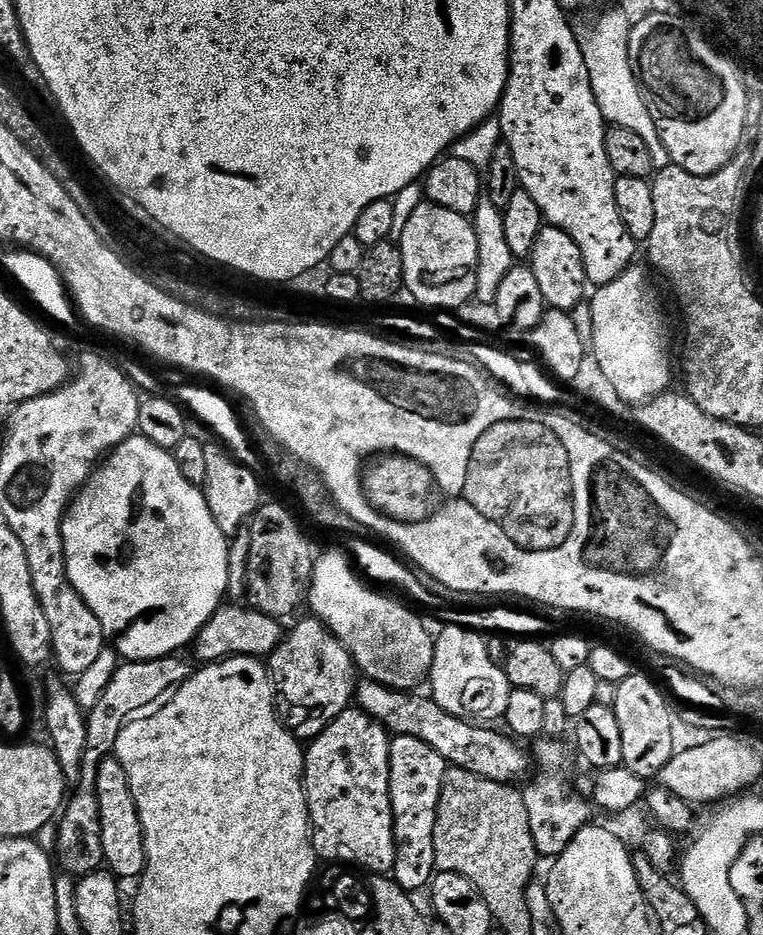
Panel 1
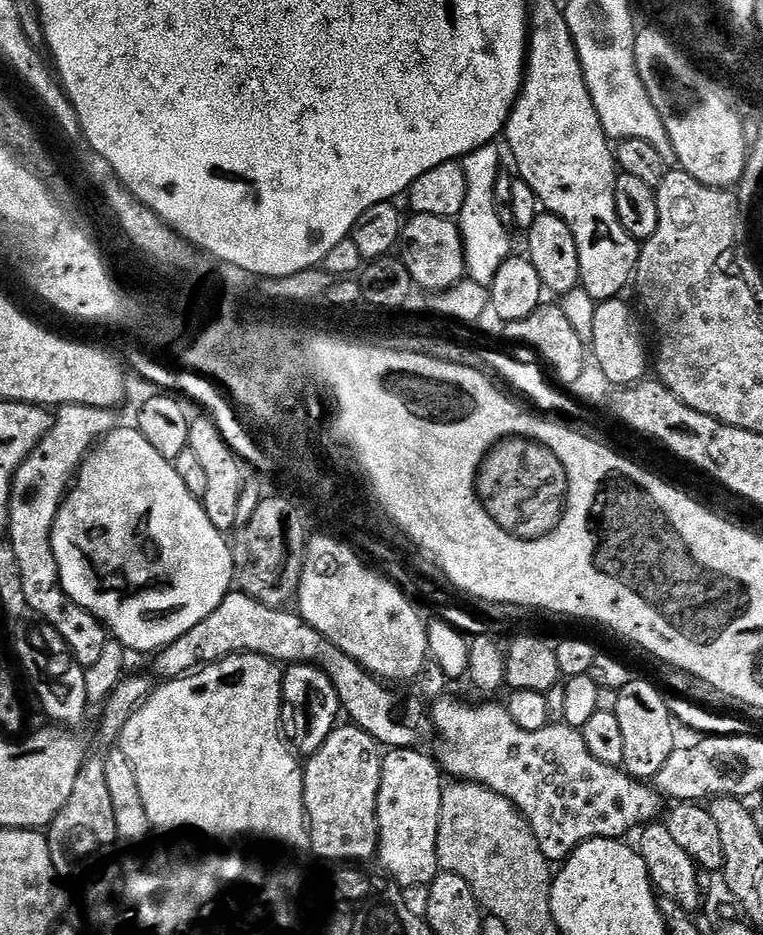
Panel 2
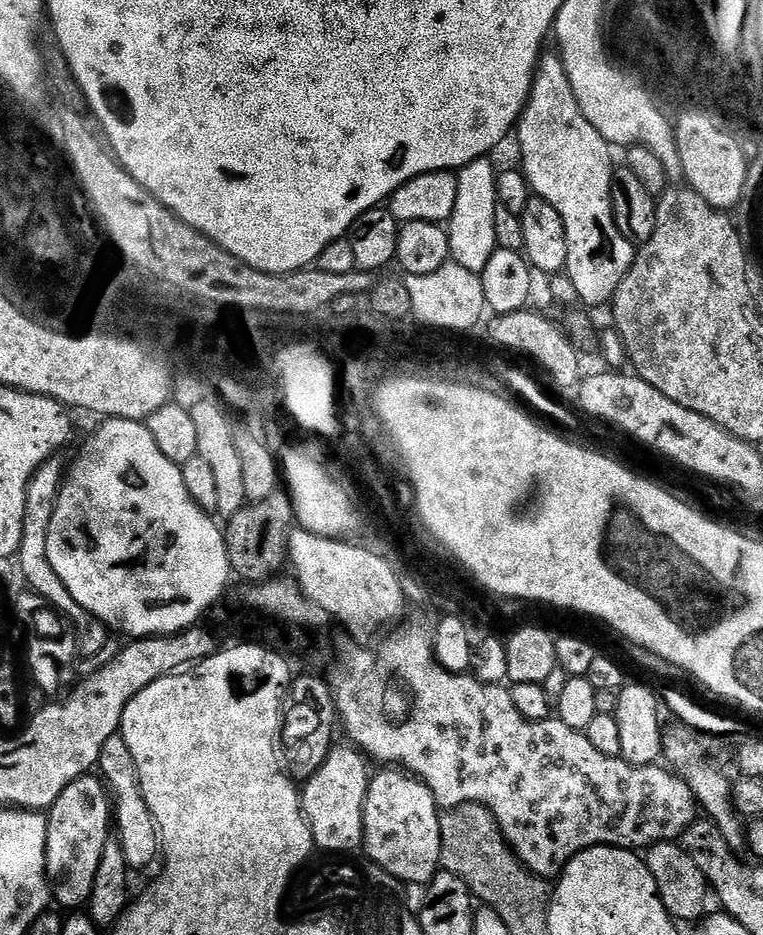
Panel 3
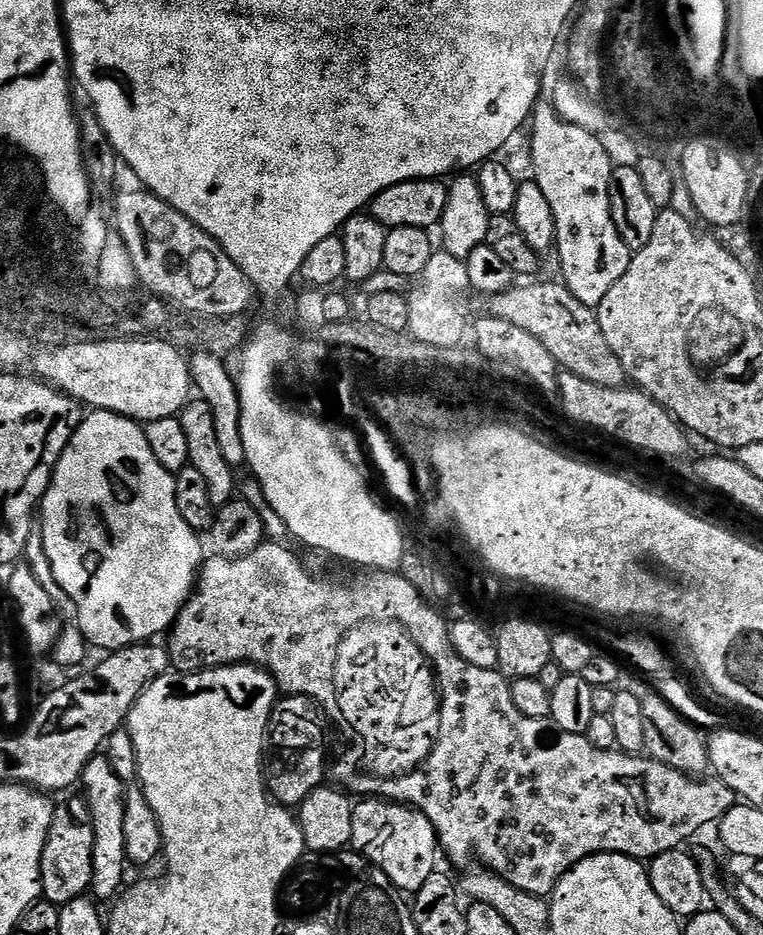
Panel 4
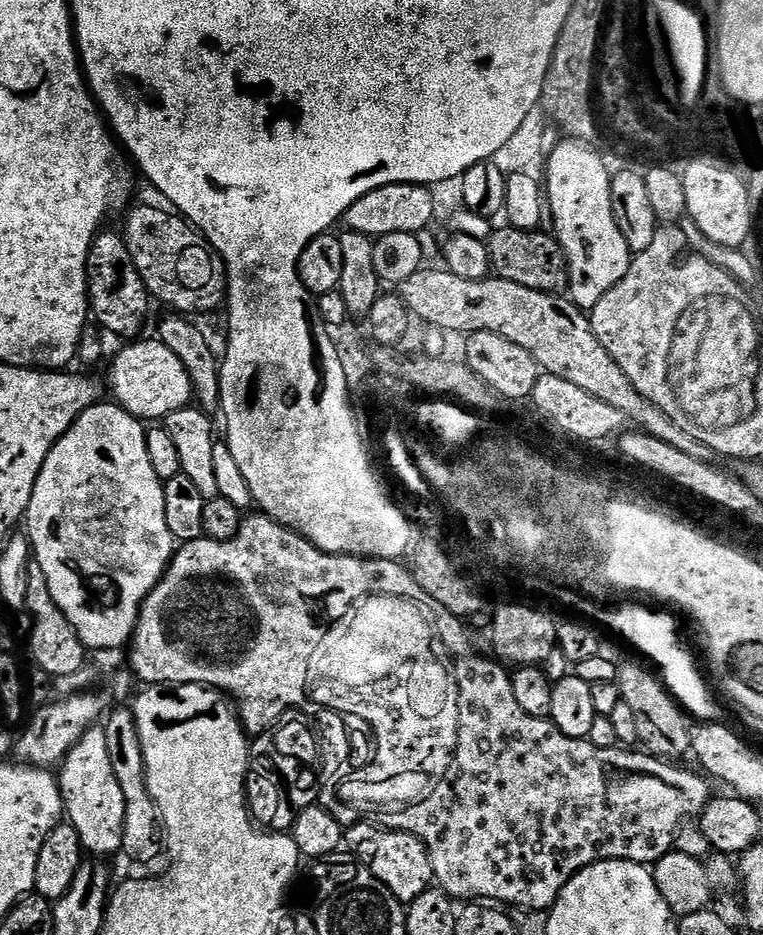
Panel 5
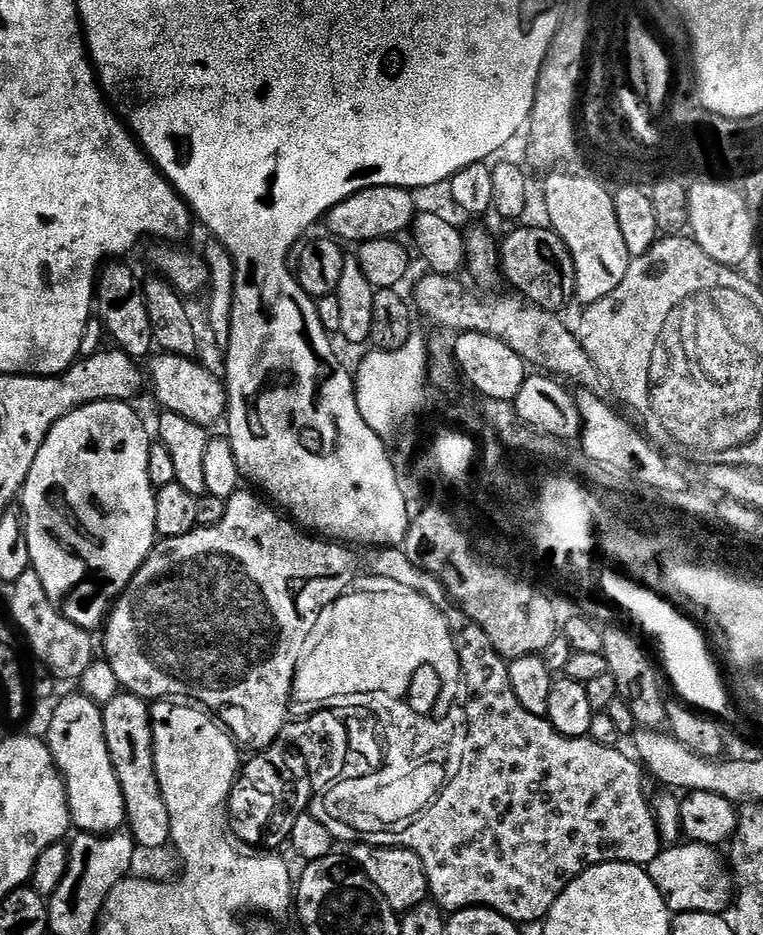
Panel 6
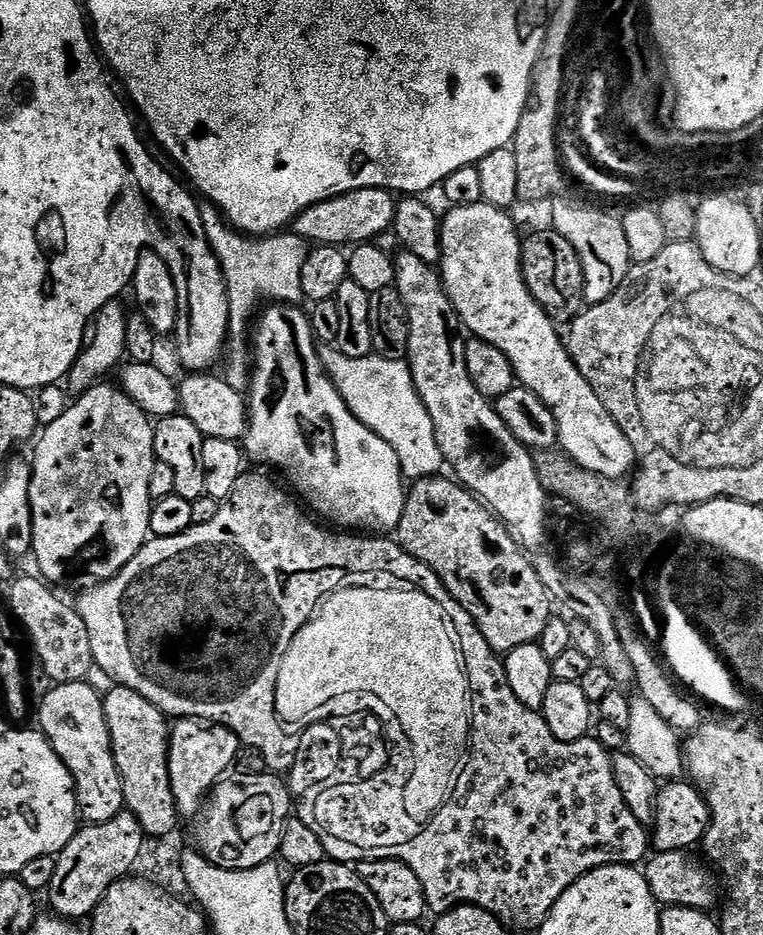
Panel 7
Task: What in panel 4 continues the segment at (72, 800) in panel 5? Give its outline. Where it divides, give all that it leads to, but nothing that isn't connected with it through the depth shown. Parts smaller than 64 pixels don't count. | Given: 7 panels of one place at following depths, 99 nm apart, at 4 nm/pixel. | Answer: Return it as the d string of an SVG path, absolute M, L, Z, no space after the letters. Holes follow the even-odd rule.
M104 754L93 756L92 760L85 765L82 775L83 784L82 798L88 803L94 828L94 858L92 859L90 892L97 901L108 899L111 901L125 887L124 868L129 867L126 854L126 810L124 809L126 786L120 781L118 774L114 774L114 766L110 766L107 755Z

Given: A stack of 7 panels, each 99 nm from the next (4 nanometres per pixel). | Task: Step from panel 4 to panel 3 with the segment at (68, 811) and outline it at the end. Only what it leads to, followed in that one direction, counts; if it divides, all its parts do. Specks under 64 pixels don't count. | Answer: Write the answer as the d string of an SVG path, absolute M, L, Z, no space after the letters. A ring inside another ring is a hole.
M99 775L80 776L58 794L46 815L46 874L51 899L55 903L57 900L61 909L83 909L92 896L98 862L102 862L102 850L110 839L110 825L114 820L110 793Z

